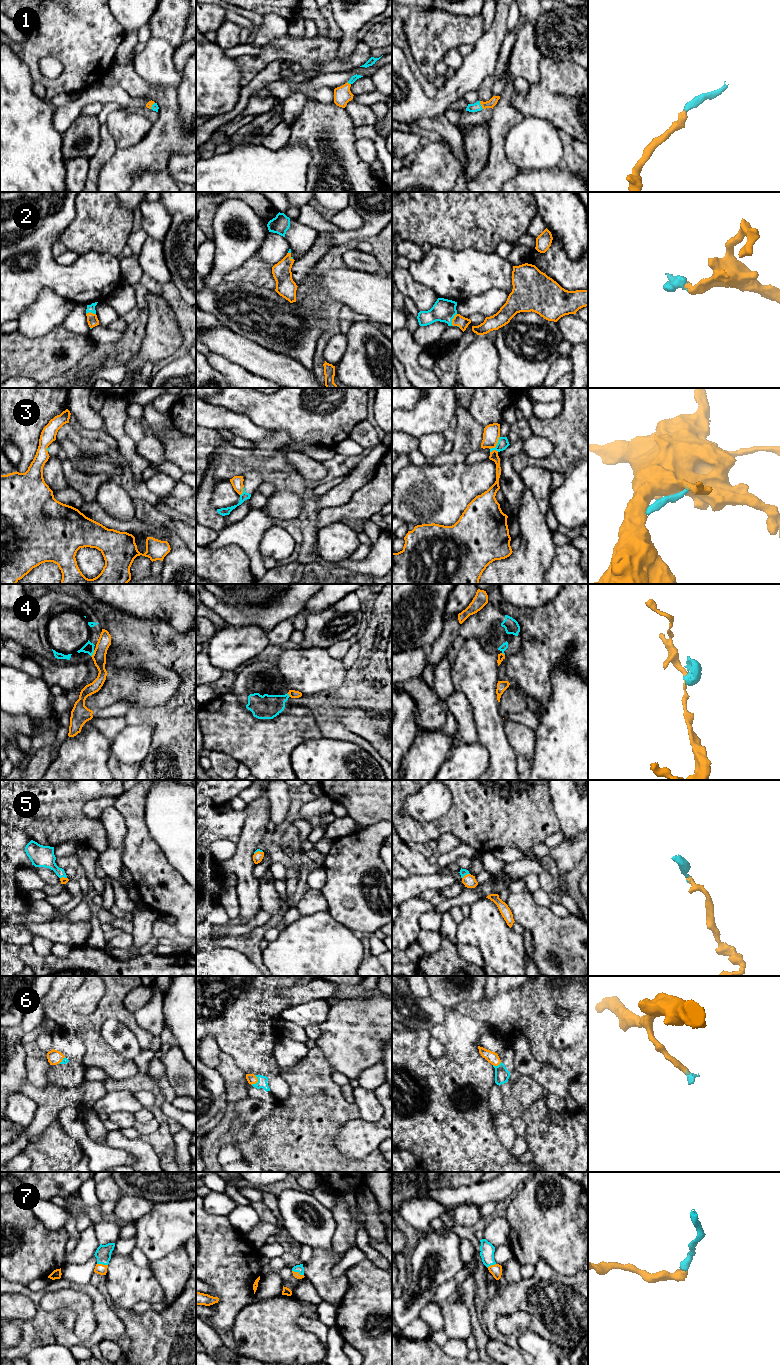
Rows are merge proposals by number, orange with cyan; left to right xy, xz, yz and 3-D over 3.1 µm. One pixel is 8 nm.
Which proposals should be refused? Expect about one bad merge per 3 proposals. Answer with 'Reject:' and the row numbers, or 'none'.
Reject: 3, 4

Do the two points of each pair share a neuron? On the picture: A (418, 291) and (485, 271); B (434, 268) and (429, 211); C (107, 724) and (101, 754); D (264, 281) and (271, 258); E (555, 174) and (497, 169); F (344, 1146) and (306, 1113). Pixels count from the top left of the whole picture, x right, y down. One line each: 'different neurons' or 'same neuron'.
A: different neurons
B: different neurons
C: different neurons
D: different neurons
E: different neurons
F: different neurons

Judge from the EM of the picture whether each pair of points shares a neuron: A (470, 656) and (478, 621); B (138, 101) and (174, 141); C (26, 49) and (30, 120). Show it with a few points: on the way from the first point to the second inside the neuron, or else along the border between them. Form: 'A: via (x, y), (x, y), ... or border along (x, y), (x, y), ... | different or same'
A: border along (465, 639), (476, 639), (481, 644) | different
B: border along (127, 93), (148, 96), (151, 99) | different
C: border along (11, 50), (28, 68), (33, 81) | different

